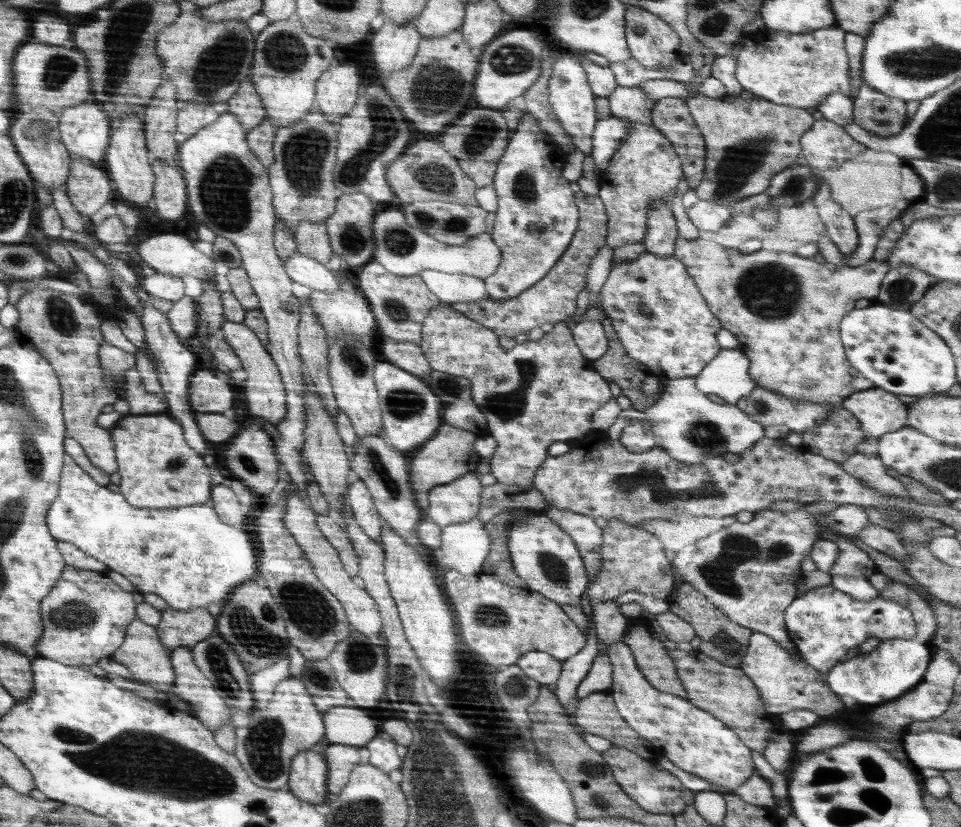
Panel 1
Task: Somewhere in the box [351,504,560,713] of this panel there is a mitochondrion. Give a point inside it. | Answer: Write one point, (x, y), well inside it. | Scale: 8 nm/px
(491, 615)

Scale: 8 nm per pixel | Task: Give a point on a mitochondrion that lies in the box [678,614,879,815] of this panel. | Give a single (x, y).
(727, 644)

